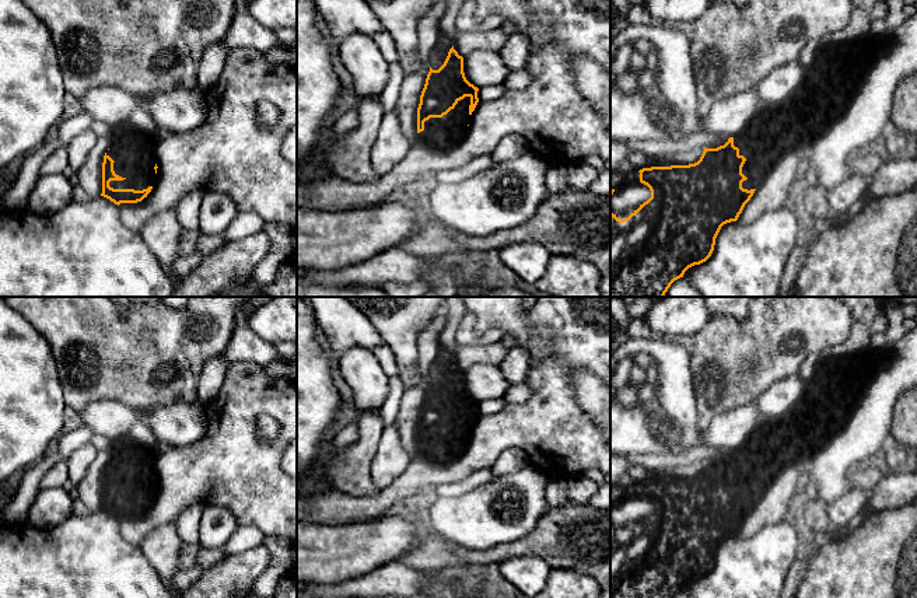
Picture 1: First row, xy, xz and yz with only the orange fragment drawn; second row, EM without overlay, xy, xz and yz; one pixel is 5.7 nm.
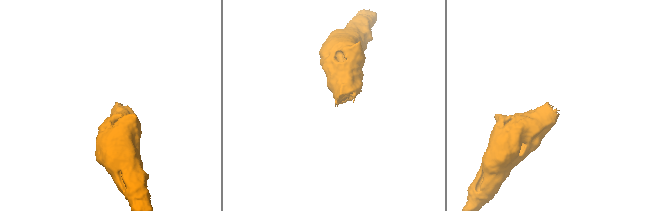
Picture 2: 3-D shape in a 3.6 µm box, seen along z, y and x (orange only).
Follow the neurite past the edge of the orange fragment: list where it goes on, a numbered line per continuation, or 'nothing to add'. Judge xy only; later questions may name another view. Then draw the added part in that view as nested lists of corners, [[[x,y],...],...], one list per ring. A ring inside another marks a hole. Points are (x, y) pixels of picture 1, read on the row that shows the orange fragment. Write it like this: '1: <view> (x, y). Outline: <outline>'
1: xy (132, 149). Outline: [[[127,125],[119,129],[115,129],[111,137],[109,150],[106,155],[109,155],[113,162],[113,171],[116,175],[122,176],[122,181],[111,181],[109,186],[113,189],[134,189],[143,190],[148,186],[154,186],[155,183],[155,155],[154,150],[157,146],[157,137],[144,132],[140,127]]]

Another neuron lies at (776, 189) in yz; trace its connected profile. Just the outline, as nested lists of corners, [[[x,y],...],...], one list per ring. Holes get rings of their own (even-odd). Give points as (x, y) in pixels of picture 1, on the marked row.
[[[797,150],[781,155],[767,171],[736,221],[745,225],[766,211],[791,203],[795,196],[794,182],[798,172],[798,162]]]

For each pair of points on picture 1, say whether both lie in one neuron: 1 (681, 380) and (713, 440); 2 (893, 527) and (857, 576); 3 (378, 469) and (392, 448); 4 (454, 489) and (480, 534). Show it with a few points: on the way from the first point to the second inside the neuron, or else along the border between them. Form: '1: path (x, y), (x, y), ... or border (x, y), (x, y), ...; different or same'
1: border (703, 432), (696, 451); different
2: path (893, 539), (870, 563); same
3: path (384, 464), (391, 454); same
4: border (489, 482), (461, 495), (431, 497); different

